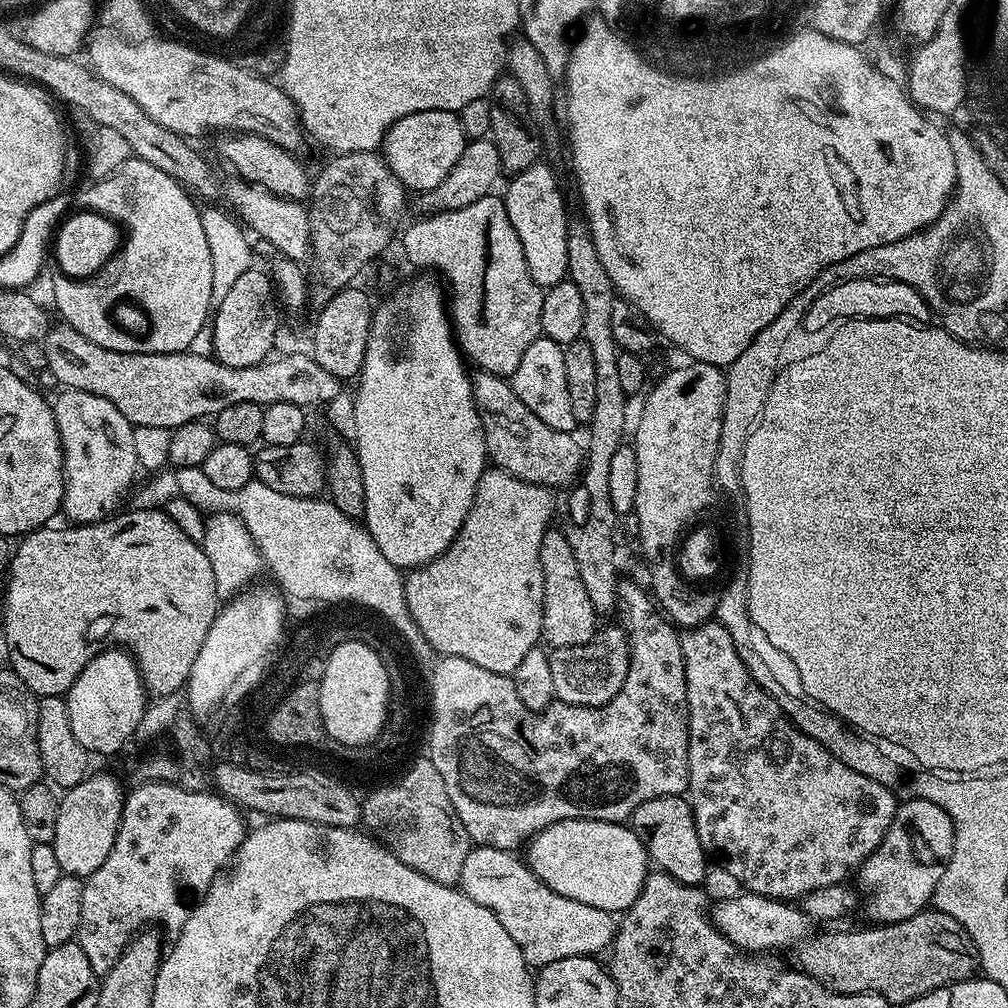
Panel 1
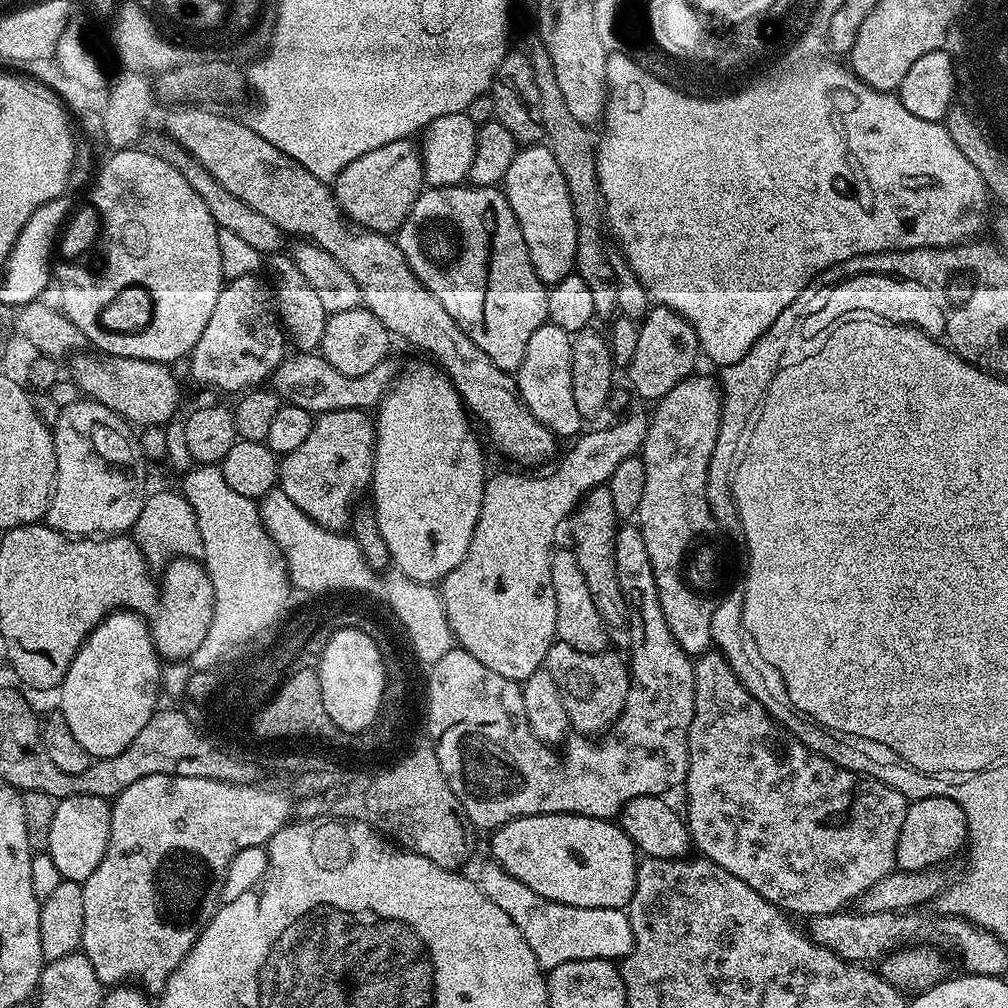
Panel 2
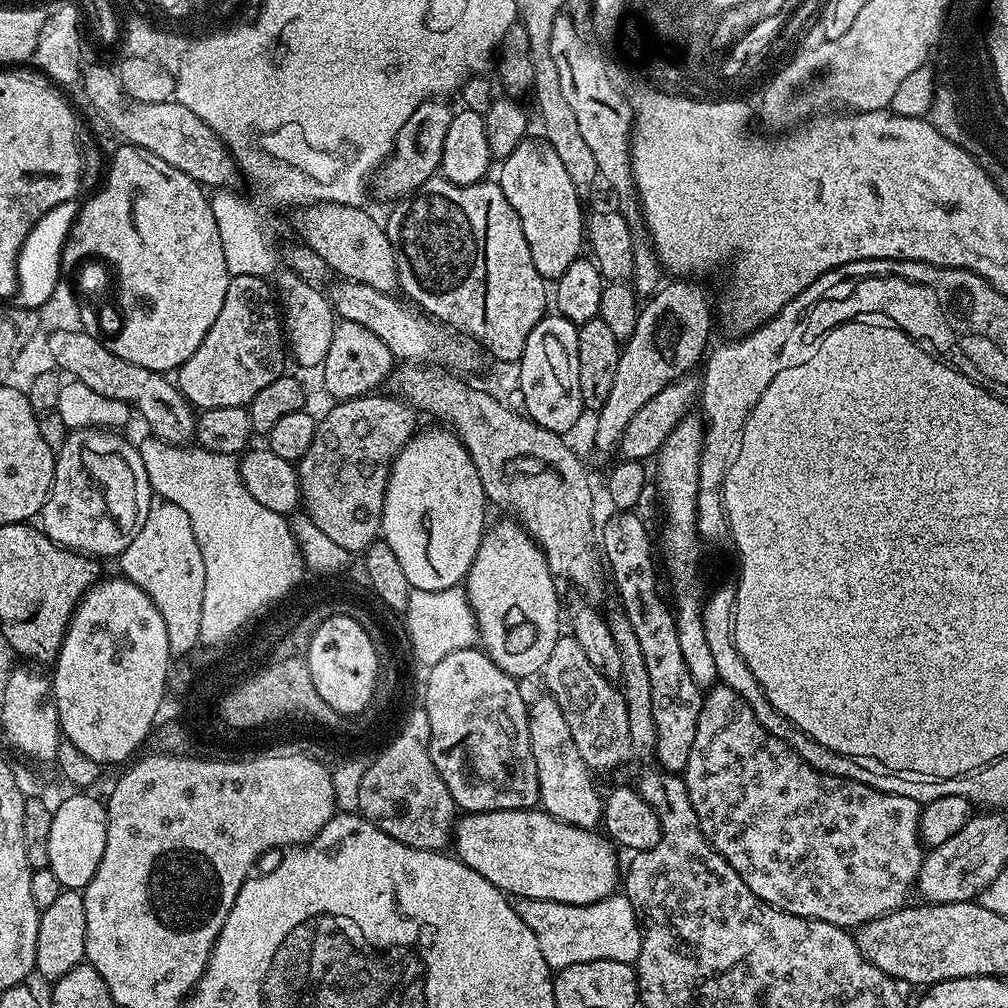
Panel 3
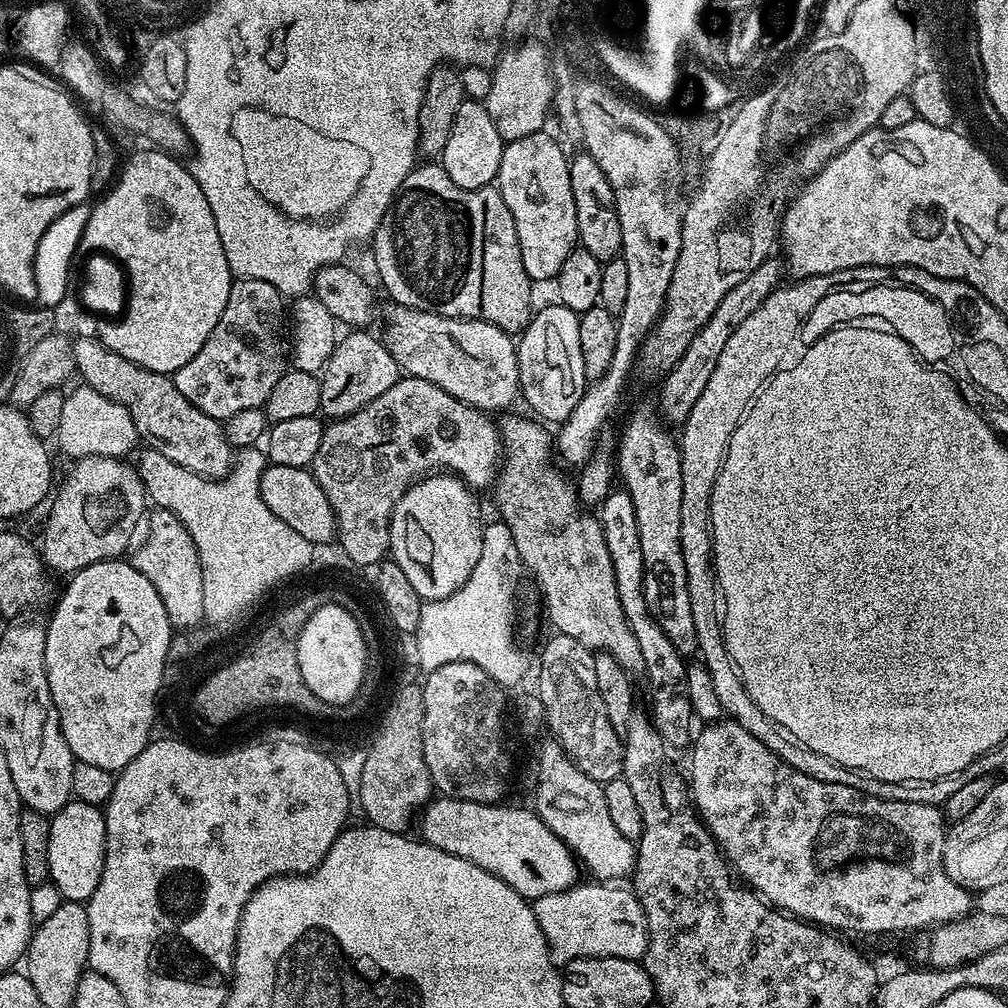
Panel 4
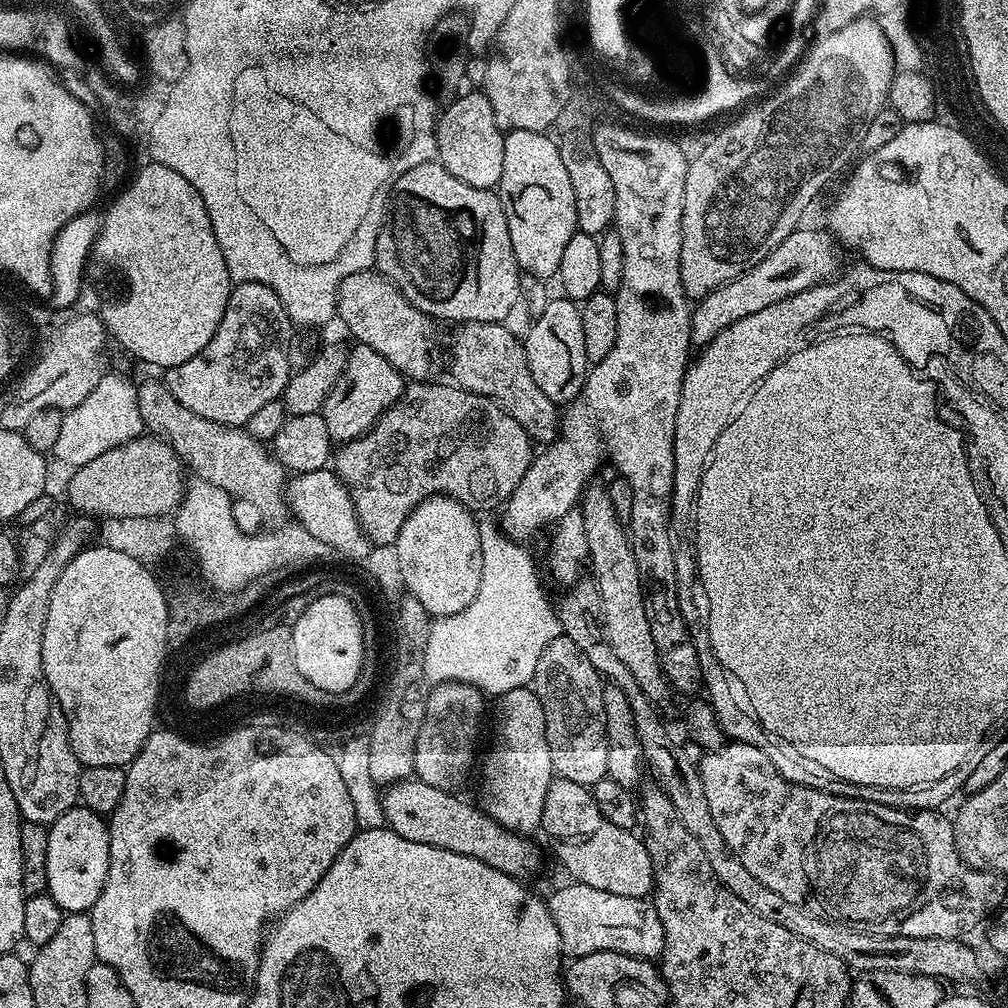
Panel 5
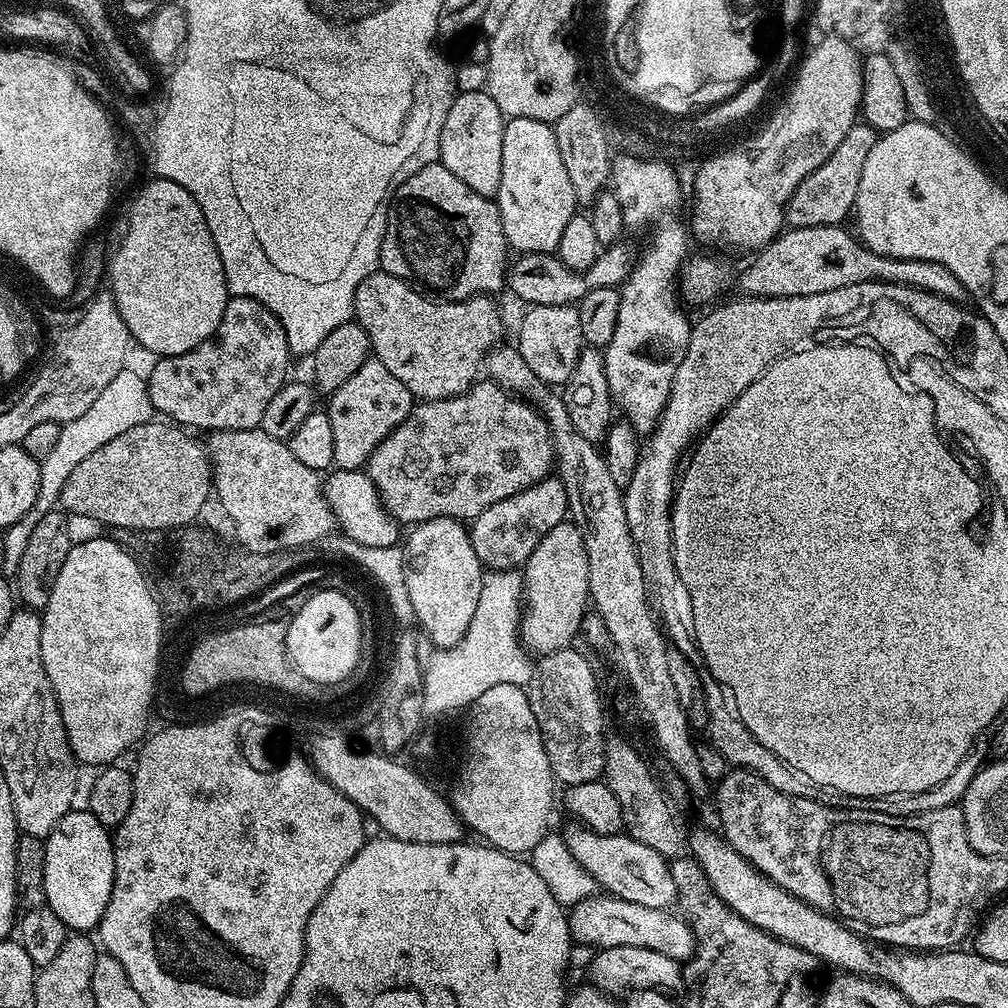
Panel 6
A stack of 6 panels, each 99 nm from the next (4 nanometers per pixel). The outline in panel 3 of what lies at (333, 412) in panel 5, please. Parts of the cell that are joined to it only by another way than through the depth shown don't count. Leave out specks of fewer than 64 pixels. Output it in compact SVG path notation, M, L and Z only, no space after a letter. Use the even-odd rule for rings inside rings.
M340 320L335 325L333 337L330 341L330 350L326 353L326 358L322 365L324 372L324 388L333 397L333 401L352 400L356 396L367 396L375 393L376 388L387 381L388 375L392 373L394 358L378 338L378 334L373 334L371 330L366 330L366 326L358 326L358 322Z

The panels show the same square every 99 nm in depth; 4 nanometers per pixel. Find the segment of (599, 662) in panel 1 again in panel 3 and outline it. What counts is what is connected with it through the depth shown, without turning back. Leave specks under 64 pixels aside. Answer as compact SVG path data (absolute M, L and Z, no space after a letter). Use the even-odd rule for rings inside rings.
M561 635L546 662L542 679L548 687L545 688L547 695L562 706L562 714L566 714L566 722L570 722L574 742L578 742L578 750L582 750L582 762L586 762L593 773L608 772L630 756L630 722L623 691L594 670L590 658L586 658L582 646L578 646L572 635Z

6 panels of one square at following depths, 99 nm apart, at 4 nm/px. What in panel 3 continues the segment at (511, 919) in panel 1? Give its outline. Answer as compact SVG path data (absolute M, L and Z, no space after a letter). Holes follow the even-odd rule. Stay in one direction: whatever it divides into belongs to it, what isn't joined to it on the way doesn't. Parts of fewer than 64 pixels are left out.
M623 894L607 896L593 904L563 904L553 900L515 901L516 913L538 938L538 950L549 968L559 970L582 962L626 962L635 965L640 953L642 929L636 918L636 907Z

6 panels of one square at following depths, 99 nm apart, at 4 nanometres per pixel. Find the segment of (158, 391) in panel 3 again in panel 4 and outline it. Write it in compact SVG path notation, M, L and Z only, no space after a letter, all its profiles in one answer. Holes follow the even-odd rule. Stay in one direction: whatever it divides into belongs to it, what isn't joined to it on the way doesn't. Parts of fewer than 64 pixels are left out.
M95 336L77 339L72 346L72 357L76 360L75 371L78 376L80 372L81 378L84 379L81 381L87 387L98 390L98 394L126 406L126 410L130 410L130 414L134 418L137 433L143 439L145 436L148 442L155 442L162 446L162 450L166 454L166 458L170 458L170 462L178 462L178 466L186 466L186 470L199 476L207 476L210 480L223 480L232 471L234 449L227 440L225 425L221 421L210 418L210 414L202 414L202 410L198 410L198 406L194 406L186 398L182 398L175 379L171 375L146 370L146 366L130 362L130 358L122 358L122 354L114 354L114 350L110 350Z

